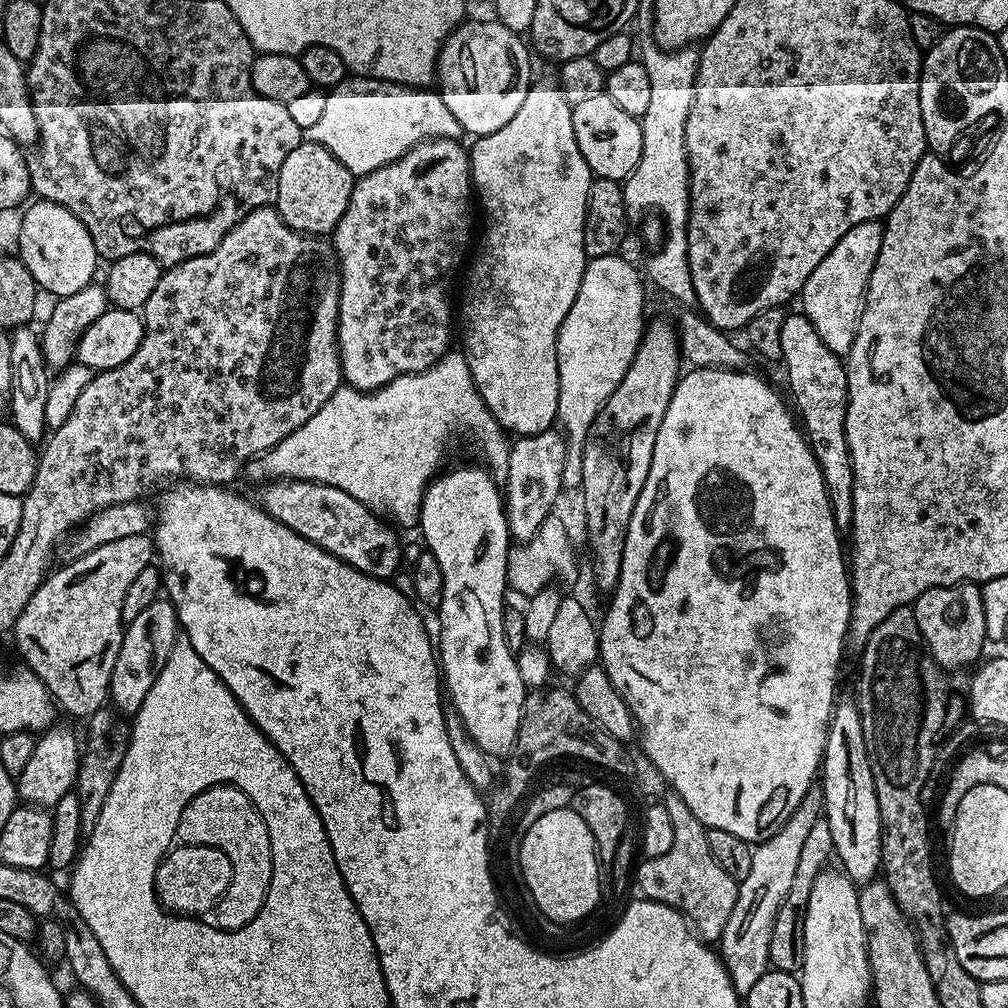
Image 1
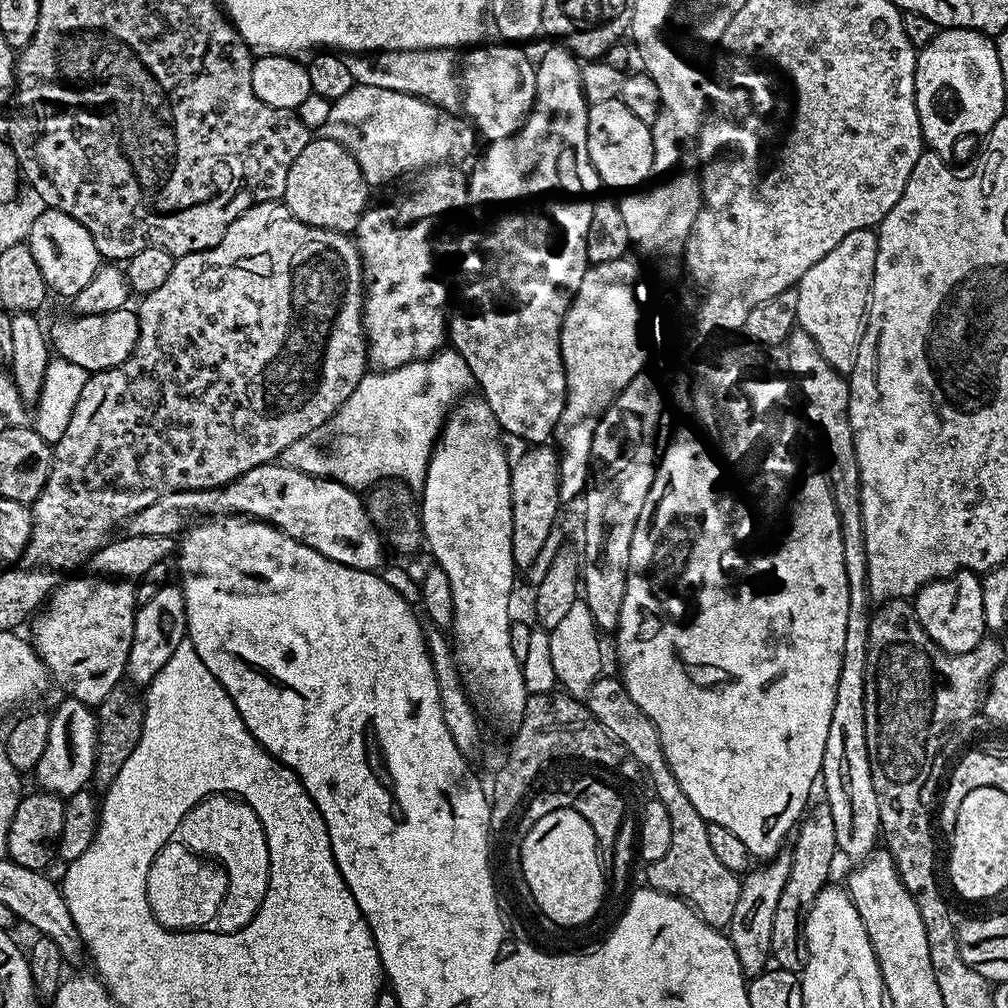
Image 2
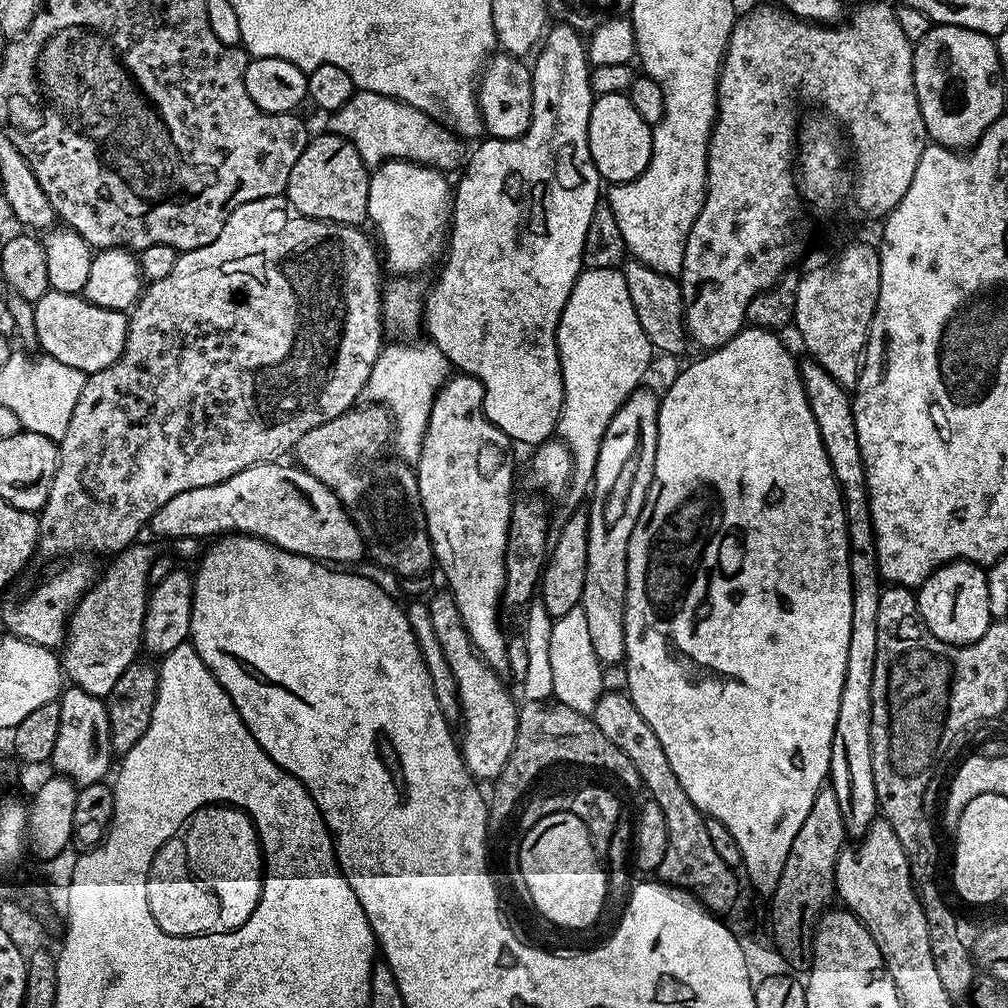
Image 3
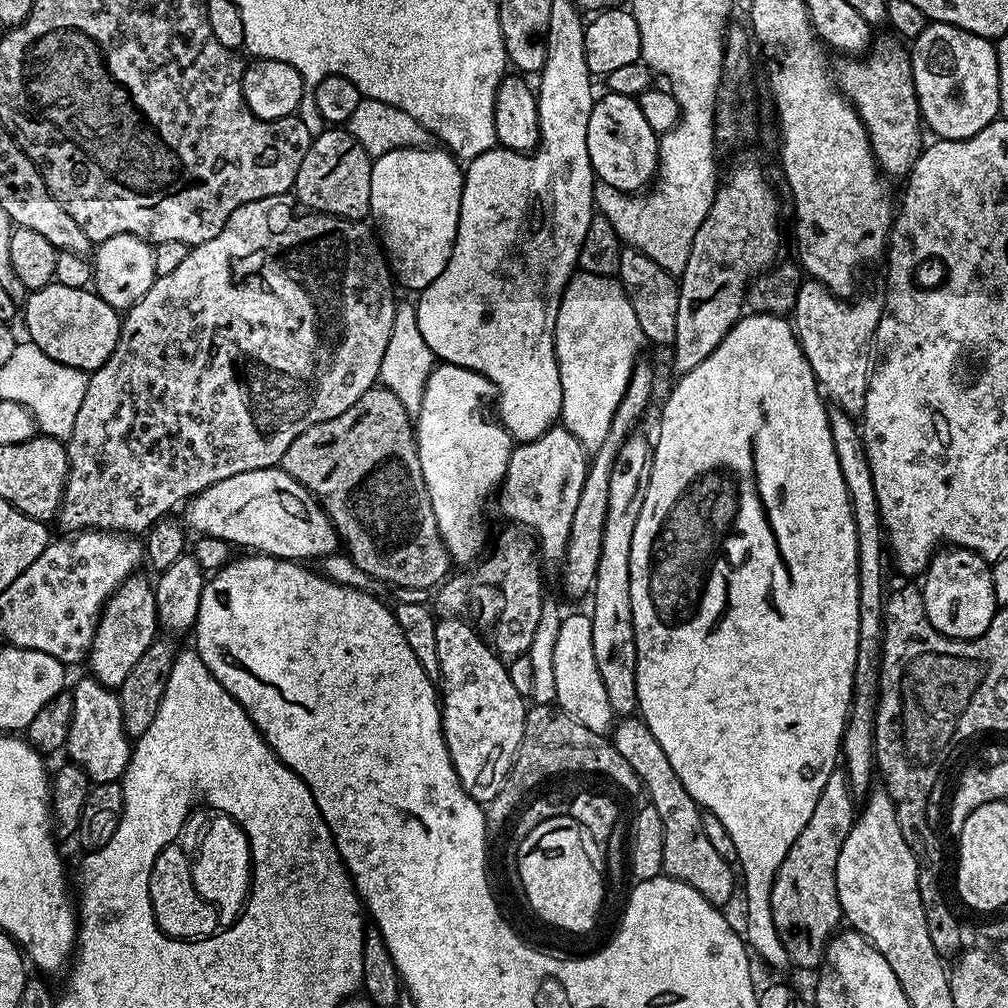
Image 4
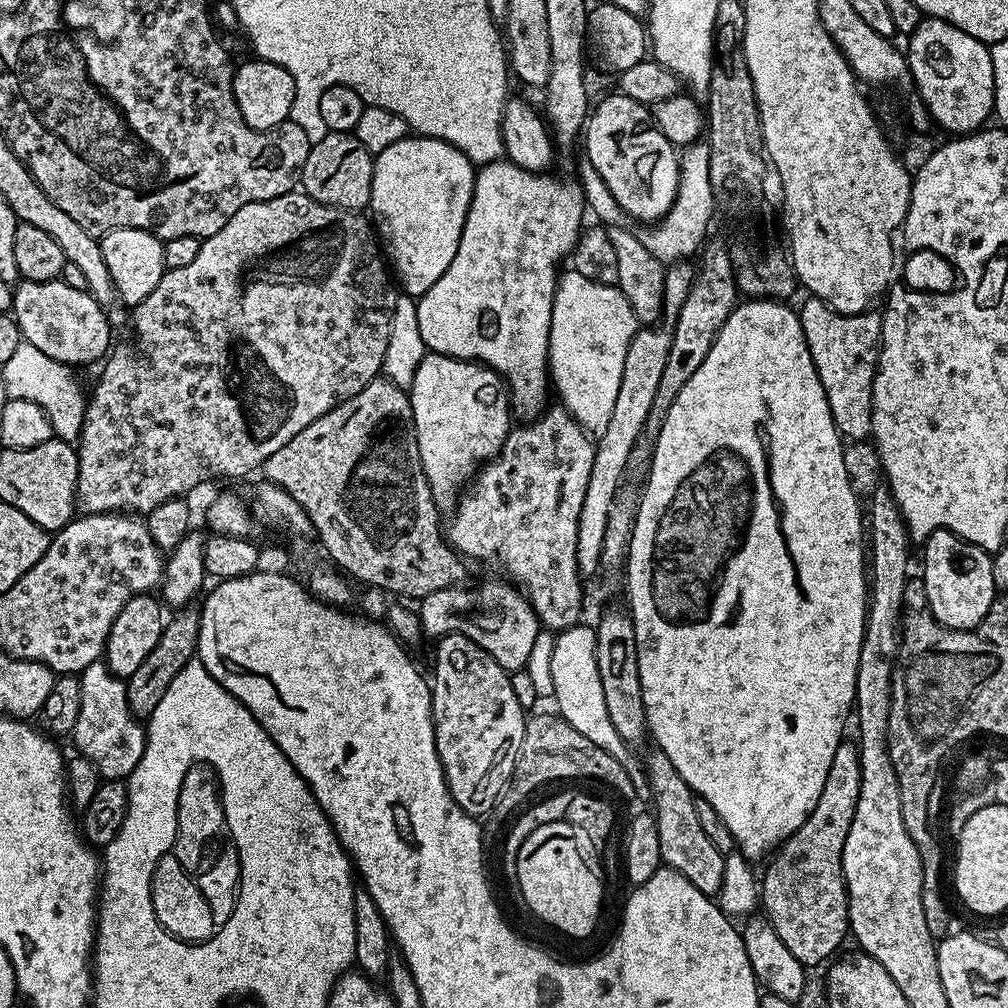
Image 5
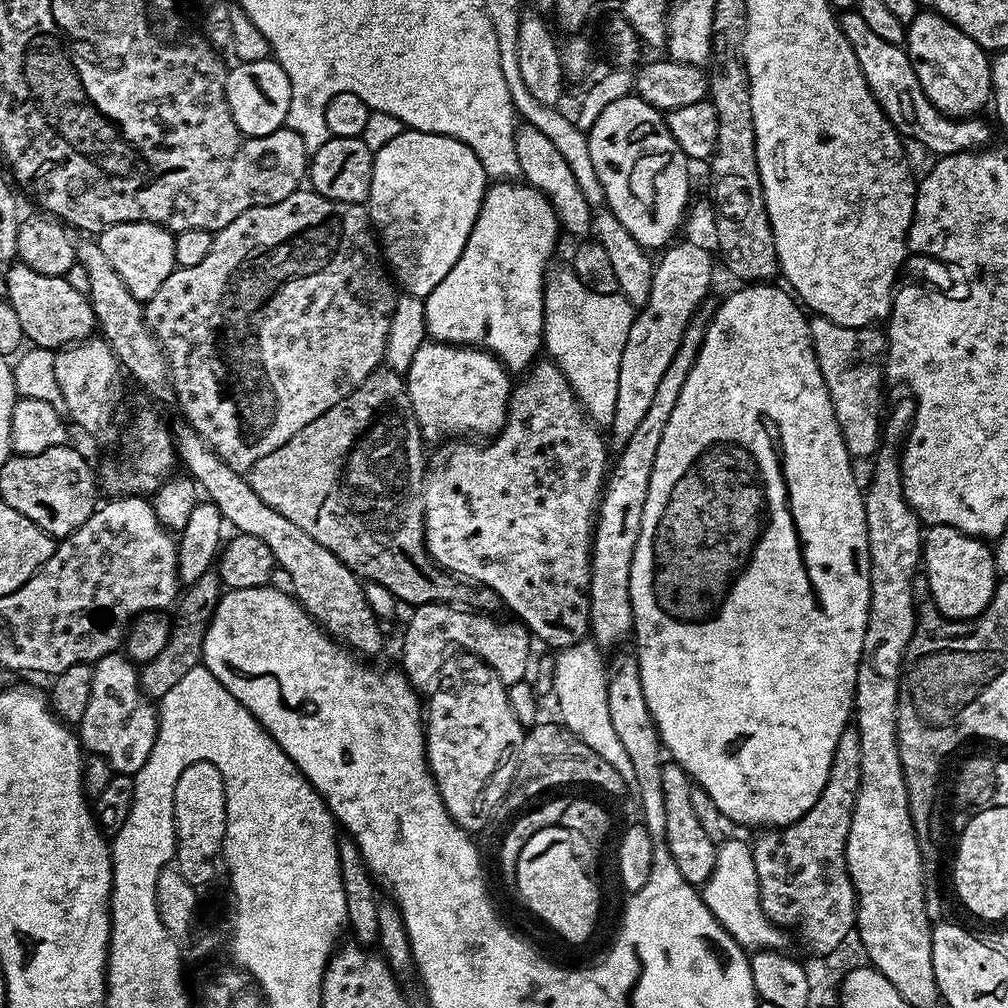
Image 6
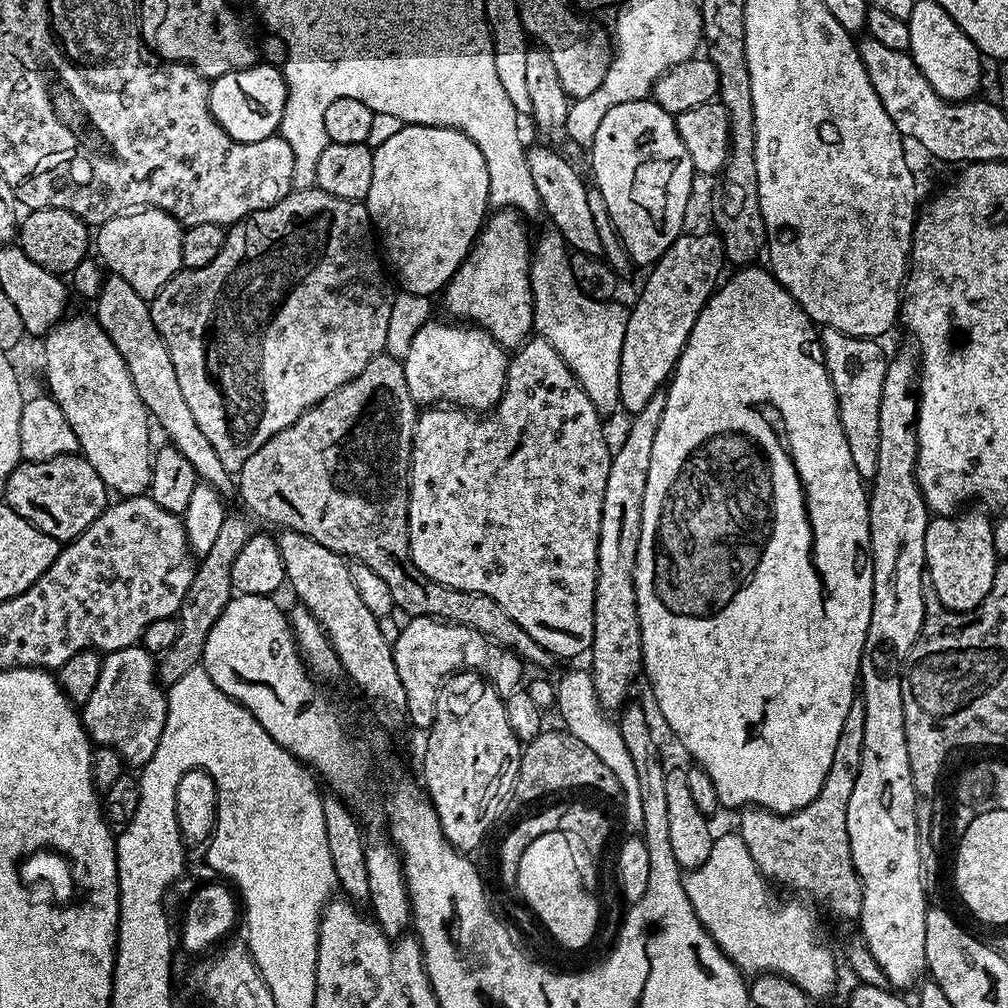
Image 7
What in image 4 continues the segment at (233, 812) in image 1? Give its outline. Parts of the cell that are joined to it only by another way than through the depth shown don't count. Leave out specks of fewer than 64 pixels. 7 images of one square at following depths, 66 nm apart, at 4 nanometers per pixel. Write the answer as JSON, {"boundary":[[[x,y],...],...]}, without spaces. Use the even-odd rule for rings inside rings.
{"boundary":[[[218,814],[205,830],[198,852],[191,863],[193,886],[204,900],[216,908],[221,927],[228,927],[236,922],[243,911],[251,888],[252,855],[249,840],[240,826],[228,816]]]}

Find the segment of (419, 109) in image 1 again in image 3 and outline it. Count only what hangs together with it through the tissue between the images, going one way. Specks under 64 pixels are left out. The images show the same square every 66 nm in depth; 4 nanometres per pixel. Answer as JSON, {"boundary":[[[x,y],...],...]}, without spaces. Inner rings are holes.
{"boundary":[[[357,90],[350,102],[331,113],[327,120],[327,131],[351,142],[354,150],[358,150],[362,162],[372,170],[388,160],[409,160],[416,164],[433,165],[445,174],[452,174],[466,160],[465,141],[447,126],[439,124],[414,106],[377,92]]]}

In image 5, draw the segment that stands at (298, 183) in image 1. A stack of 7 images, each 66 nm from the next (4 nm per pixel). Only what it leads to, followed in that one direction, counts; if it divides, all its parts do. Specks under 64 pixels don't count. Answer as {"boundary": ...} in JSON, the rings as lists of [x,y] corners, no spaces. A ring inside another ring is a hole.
{"boundary":[[[327,132],[322,138],[322,142],[309,147],[304,168],[300,171],[299,183],[302,185],[302,191],[310,198],[335,208],[367,209],[371,202],[373,159],[373,153],[368,152],[366,146],[362,146],[362,142],[358,142],[355,134],[351,132]]]}

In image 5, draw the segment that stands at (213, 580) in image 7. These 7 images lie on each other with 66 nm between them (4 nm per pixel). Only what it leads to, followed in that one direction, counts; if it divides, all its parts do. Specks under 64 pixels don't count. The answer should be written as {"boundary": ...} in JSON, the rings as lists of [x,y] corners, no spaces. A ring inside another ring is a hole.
{"boundary":[[[189,606],[179,609],[169,619],[166,630],[162,630],[162,638],[158,638],[158,646],[150,650],[150,655],[134,670],[134,674],[127,677],[128,685],[128,705],[133,716],[137,718],[147,718],[151,716],[154,706],[162,702],[162,697],[166,695],[166,689],[170,687],[170,682],[174,682],[174,674],[186,666],[198,652],[198,634],[200,633],[200,608]]]}

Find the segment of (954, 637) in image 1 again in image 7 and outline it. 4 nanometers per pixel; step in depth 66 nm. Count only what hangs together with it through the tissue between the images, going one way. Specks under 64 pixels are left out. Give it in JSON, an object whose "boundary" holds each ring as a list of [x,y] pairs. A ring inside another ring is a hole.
{"boundary":[[[964,510],[959,514],[950,516],[936,516],[935,518],[929,519],[928,525],[926,526],[926,558],[924,559],[924,563],[926,565],[927,579],[931,580],[934,590],[938,594],[938,598],[942,602],[942,606],[946,606],[955,612],[969,612],[977,608],[977,606],[983,602],[986,598],[986,594],[990,594],[990,590],[992,589],[992,583],[996,577],[996,565],[998,563],[998,557],[994,550],[994,534],[992,533],[993,521],[991,519],[987,520],[987,518],[983,516],[983,514],[985,515],[983,511],[980,511],[981,513],[968,511],[972,510]]]}

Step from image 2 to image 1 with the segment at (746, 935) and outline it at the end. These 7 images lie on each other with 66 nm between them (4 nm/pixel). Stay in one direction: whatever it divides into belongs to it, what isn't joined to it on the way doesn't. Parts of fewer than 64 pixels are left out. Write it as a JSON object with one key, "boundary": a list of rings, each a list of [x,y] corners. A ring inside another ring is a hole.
{"boundary":[[[813,786],[808,789],[802,802],[798,802],[798,810],[794,810],[794,814],[786,818],[782,830],[753,847],[754,863],[750,866],[750,874],[739,881],[738,902],[734,902],[730,922],[726,922],[726,930],[718,941],[718,955],[730,974],[734,990],[742,998],[747,998],[750,989],[758,983],[758,978],[762,978],[762,974],[770,970],[770,934],[774,934],[778,910],[786,894],[790,894],[790,886],[794,886],[798,858],[802,854],[802,845],[810,834],[810,826],[814,826],[814,822],[818,822],[823,816],[824,789]]]}

